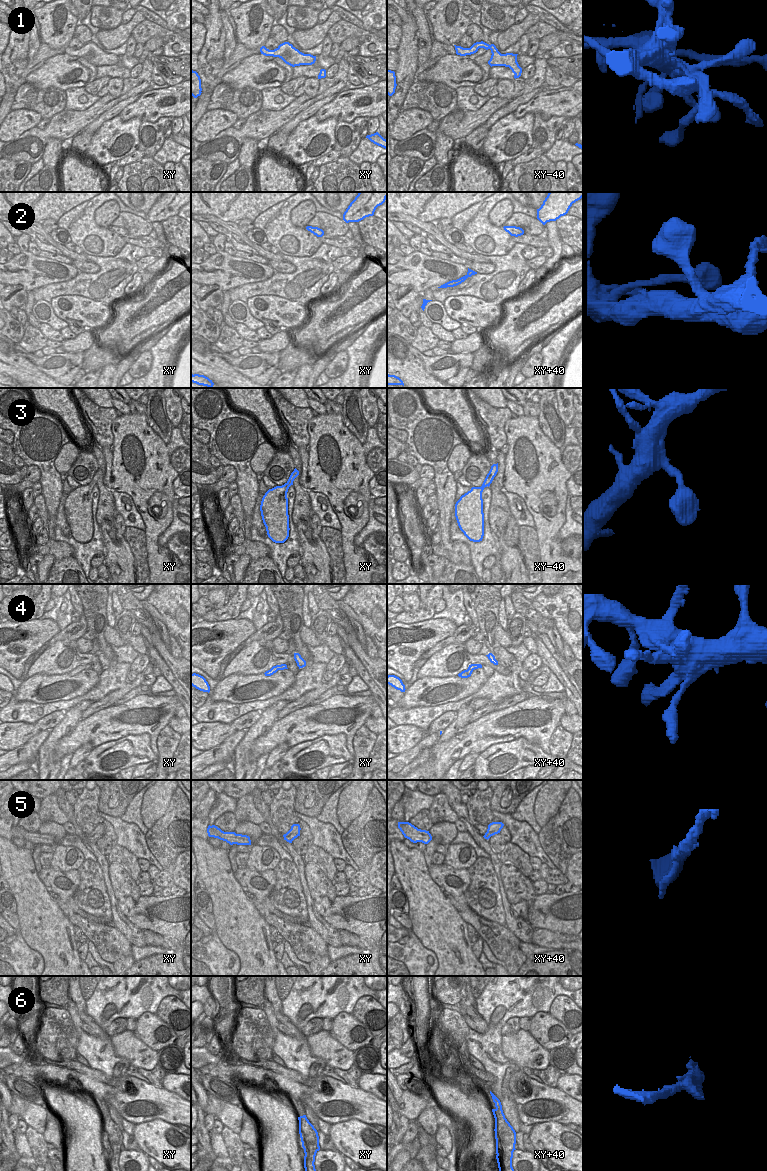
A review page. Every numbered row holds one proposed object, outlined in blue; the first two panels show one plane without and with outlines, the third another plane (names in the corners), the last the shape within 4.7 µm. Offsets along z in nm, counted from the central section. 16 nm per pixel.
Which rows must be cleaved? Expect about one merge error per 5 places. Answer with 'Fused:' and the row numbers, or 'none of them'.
Fused: 1, 6

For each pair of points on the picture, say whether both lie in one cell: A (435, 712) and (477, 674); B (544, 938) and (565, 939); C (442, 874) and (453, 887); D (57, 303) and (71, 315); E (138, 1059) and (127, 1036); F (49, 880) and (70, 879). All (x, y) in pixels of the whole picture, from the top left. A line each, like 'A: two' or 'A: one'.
A: two
B: one
C: one
D: one
E: one
F: one

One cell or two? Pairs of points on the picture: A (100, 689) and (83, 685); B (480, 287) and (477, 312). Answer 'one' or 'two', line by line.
A: two
B: two

